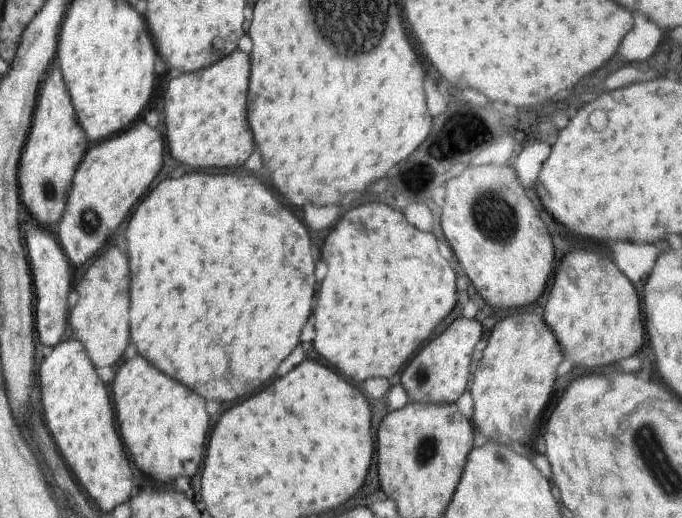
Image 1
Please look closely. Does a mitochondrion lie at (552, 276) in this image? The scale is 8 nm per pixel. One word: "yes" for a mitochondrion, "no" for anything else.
no

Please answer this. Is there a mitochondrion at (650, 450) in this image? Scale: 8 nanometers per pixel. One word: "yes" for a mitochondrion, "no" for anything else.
yes

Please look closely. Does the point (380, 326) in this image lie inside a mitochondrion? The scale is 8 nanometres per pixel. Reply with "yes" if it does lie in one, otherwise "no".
no

